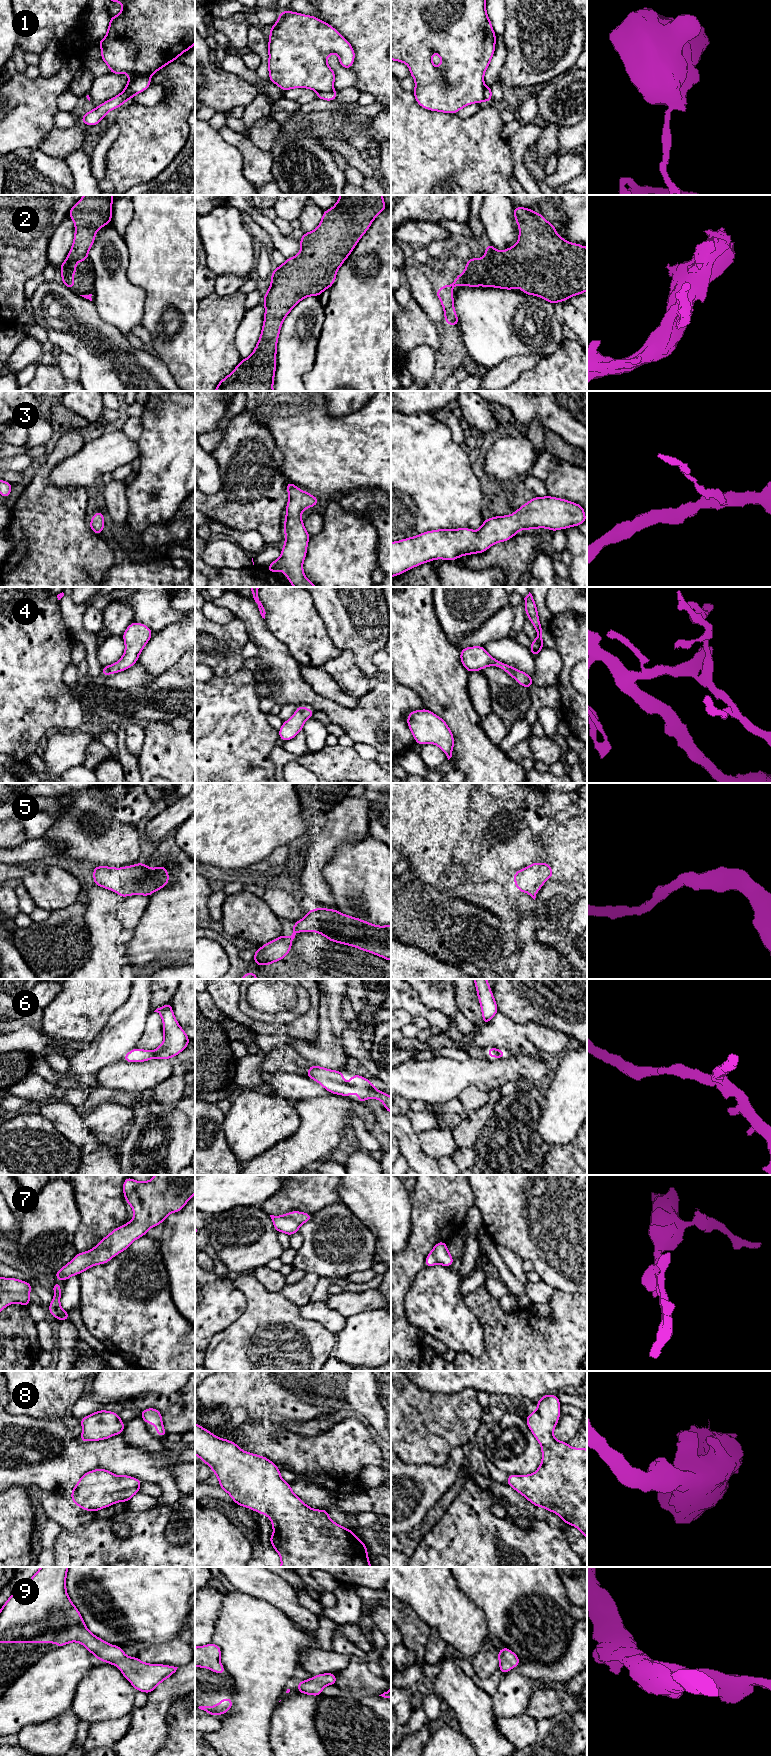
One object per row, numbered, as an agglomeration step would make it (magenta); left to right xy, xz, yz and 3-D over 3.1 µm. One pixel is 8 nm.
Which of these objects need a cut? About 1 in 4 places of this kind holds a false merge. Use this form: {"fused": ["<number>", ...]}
{"fused": ["1"]}

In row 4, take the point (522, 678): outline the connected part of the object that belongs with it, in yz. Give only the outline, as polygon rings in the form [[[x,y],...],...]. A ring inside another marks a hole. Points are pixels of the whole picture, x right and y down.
[[[483,646],[465,647],[460,651],[460,659],[469,673],[480,671],[487,666],[496,666],[508,673],[526,689],[534,684],[533,679],[527,673],[494,659]]]

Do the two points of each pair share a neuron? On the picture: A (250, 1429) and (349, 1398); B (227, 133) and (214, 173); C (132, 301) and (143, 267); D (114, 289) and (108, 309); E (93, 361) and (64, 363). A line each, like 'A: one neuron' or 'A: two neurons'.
A: two neurons
B: two neurons
C: two neurons
D: one neuron
E: two neurons

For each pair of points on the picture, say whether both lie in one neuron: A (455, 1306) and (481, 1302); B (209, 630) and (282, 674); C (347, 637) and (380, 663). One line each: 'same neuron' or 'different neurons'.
A: different neurons
B: different neurons
C: different neurons

